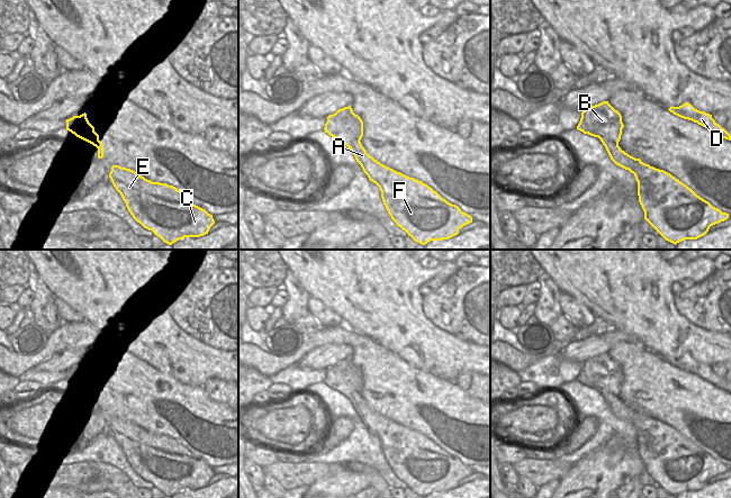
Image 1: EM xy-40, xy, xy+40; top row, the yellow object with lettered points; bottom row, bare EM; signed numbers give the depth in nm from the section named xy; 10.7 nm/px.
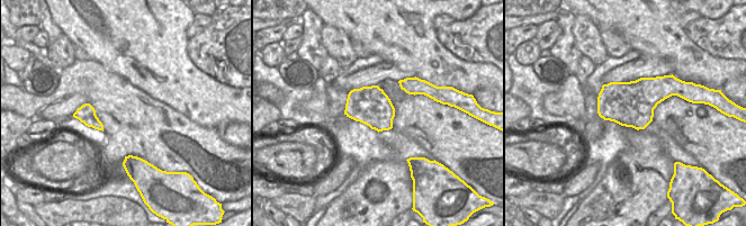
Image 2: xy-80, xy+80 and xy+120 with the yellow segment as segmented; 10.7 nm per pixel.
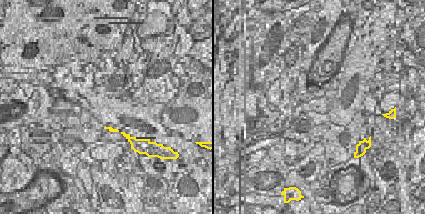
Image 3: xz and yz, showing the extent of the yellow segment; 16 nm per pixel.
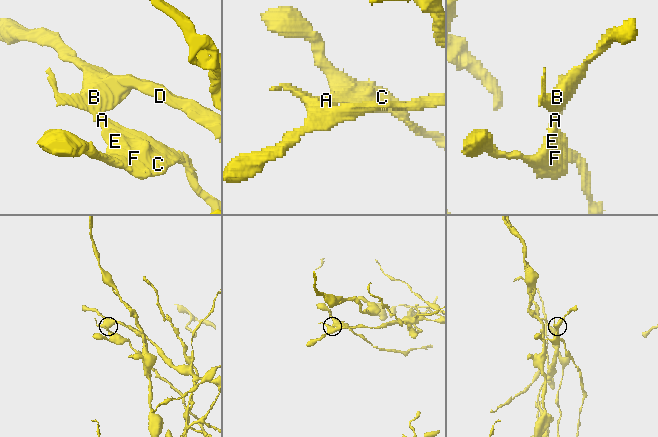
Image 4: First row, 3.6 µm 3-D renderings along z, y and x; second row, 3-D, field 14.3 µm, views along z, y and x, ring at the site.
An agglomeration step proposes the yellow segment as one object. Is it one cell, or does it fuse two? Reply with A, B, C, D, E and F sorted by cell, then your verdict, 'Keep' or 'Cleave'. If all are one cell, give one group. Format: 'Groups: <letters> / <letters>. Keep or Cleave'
Groups: A C E F / B D. Cleave

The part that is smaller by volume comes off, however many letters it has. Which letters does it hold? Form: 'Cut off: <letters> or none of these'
Cut off: A, C, E, F

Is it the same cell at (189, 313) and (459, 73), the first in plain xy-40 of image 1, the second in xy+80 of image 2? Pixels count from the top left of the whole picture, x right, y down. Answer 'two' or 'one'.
two

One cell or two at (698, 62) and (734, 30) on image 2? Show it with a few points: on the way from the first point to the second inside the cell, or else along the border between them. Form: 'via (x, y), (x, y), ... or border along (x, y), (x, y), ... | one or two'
border along (688, 36), (713, 56), (734, 60) | two

